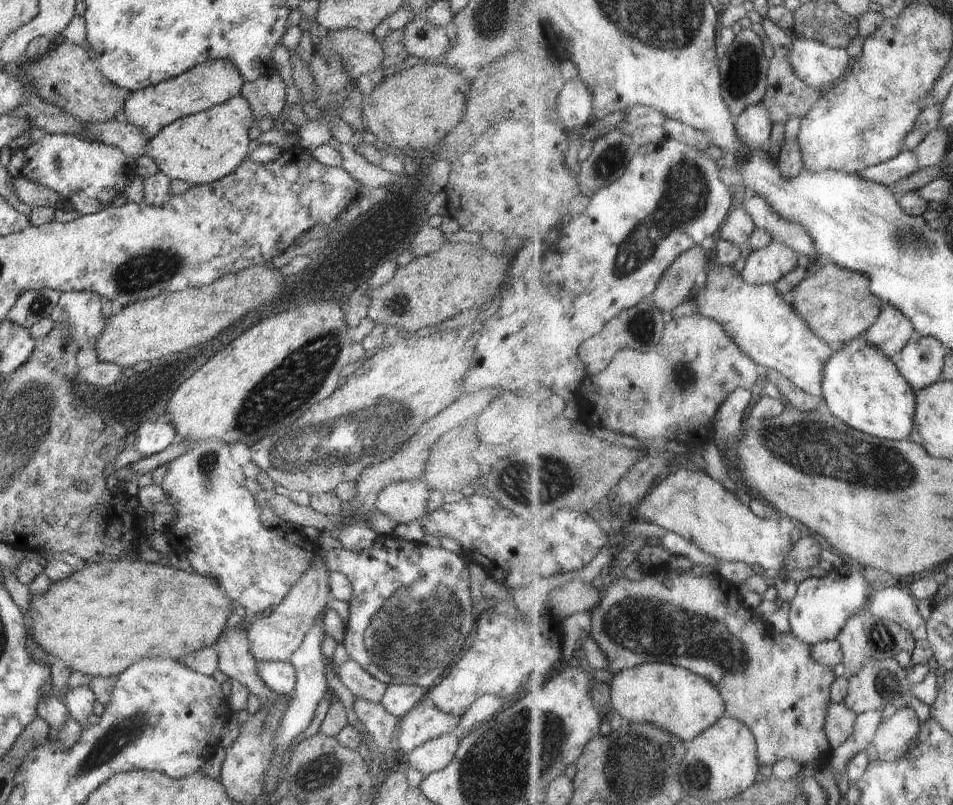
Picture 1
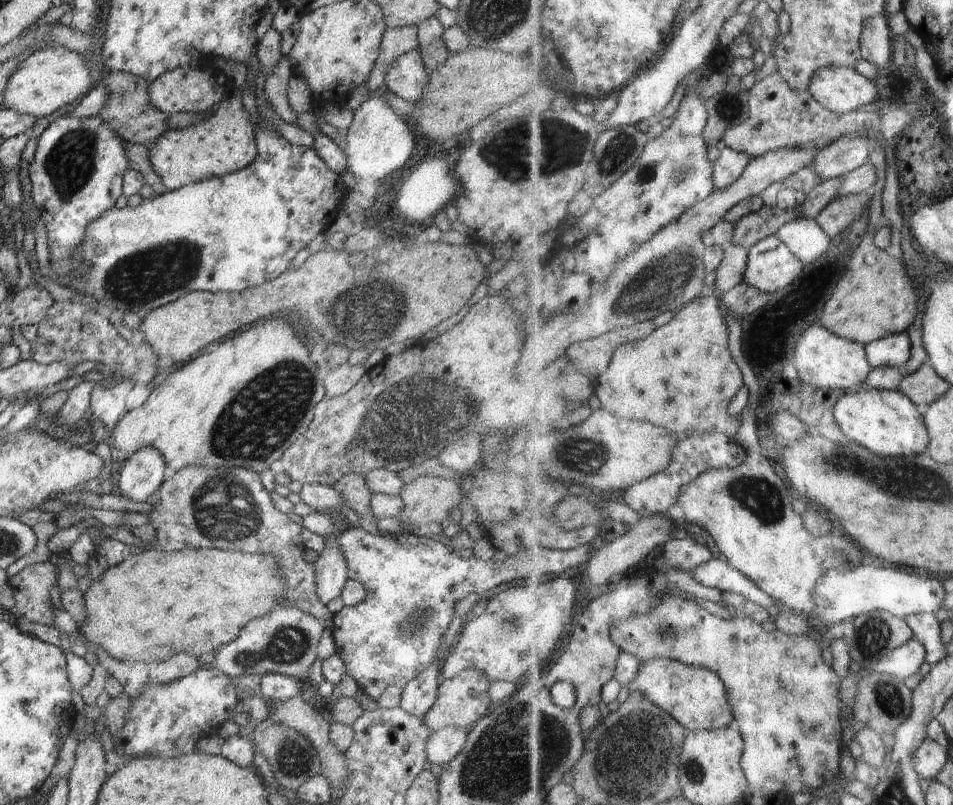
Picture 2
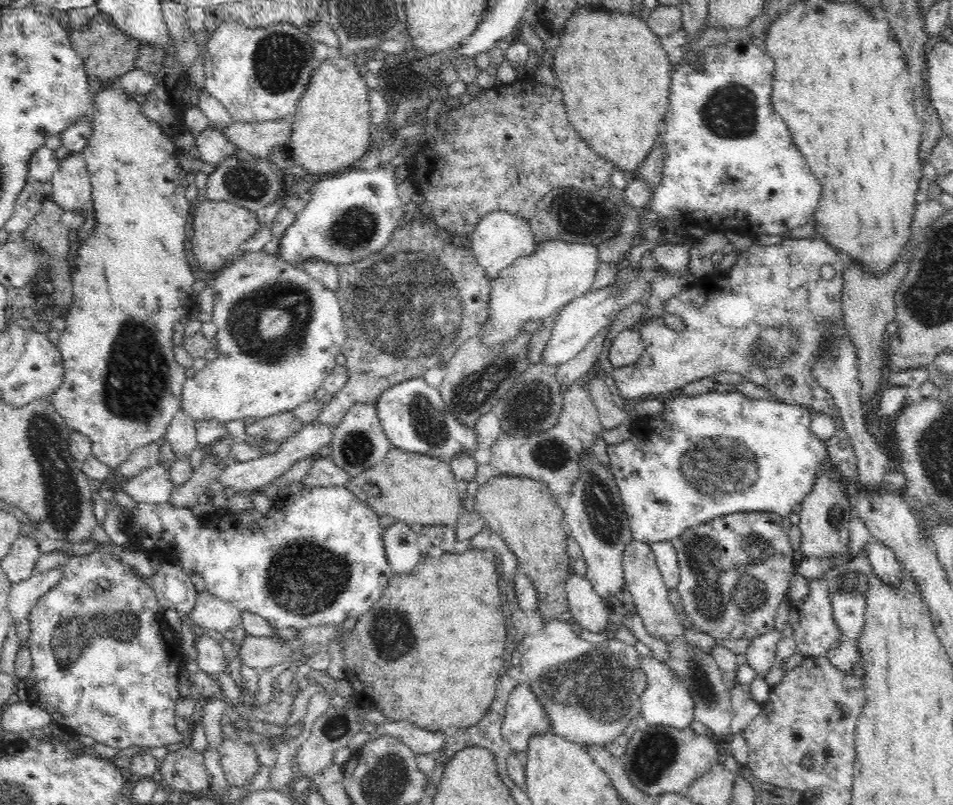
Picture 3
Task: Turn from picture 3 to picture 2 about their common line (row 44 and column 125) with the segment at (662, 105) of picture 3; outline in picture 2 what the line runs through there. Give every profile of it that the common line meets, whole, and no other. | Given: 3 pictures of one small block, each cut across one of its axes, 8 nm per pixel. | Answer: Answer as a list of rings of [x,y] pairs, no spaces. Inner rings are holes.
[[[222,550],[134,552],[117,565],[96,568],[83,595],[84,616],[79,634],[84,641],[105,650],[113,659],[129,663],[157,663],[178,652],[196,654],[196,657],[215,652],[218,646],[233,641],[248,621],[284,605],[286,590],[281,579],[273,575],[275,564],[272,555],[246,556]]]

